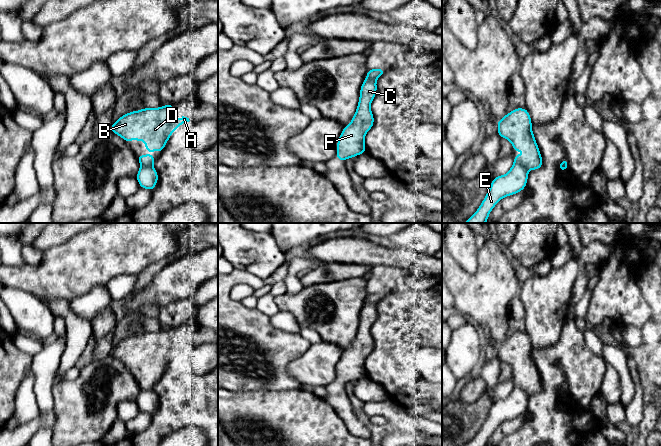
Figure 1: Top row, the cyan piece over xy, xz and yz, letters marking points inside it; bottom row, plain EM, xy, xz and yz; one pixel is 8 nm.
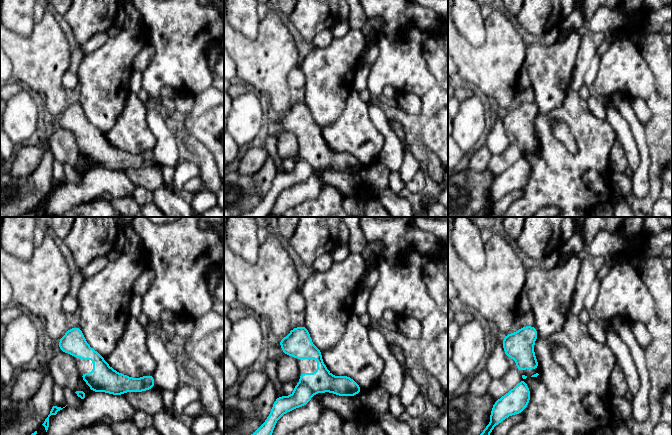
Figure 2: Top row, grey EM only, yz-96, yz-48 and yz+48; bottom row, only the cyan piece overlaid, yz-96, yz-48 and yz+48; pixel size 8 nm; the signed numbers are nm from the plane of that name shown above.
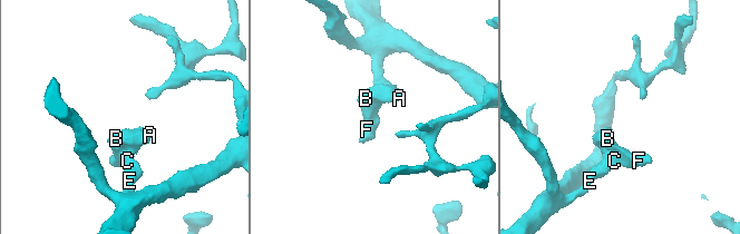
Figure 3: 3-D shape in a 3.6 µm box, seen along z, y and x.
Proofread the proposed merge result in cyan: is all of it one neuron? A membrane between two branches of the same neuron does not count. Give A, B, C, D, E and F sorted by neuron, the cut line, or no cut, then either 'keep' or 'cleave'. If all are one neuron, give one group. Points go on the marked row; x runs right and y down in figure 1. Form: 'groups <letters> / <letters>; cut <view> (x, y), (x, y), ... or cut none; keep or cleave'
groups A B C D F / E; cut yz (515, 161), (527, 170); cleave

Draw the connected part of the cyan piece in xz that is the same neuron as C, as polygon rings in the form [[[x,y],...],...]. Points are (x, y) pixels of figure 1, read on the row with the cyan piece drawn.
[[[365,78],[360,89],[360,97],[352,121],[343,128],[337,141],[336,158],[346,161],[365,153],[365,135],[374,125],[370,105],[377,92],[376,80]]]

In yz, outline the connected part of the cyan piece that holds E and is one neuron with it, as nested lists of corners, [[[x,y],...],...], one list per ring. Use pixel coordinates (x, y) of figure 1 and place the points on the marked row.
[[[514,162],[509,172],[493,178],[489,191],[477,211],[463,223],[486,223],[492,209],[504,197],[514,195],[525,189],[528,170]]]

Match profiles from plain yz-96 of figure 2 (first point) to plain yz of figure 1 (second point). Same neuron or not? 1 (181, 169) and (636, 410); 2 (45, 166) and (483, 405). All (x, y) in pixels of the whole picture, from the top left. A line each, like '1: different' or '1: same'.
1: different
2: same

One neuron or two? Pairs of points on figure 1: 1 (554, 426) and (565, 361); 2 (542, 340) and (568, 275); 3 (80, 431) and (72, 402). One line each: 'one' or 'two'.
1: one
2: one
3: one

